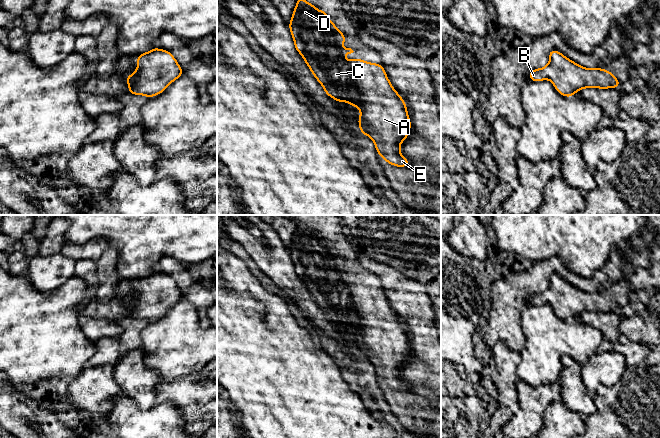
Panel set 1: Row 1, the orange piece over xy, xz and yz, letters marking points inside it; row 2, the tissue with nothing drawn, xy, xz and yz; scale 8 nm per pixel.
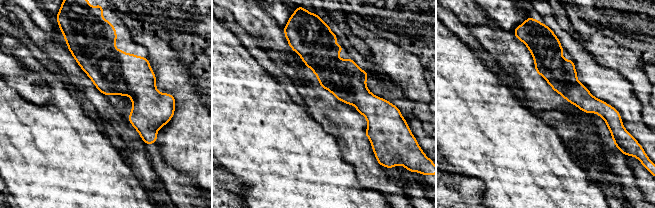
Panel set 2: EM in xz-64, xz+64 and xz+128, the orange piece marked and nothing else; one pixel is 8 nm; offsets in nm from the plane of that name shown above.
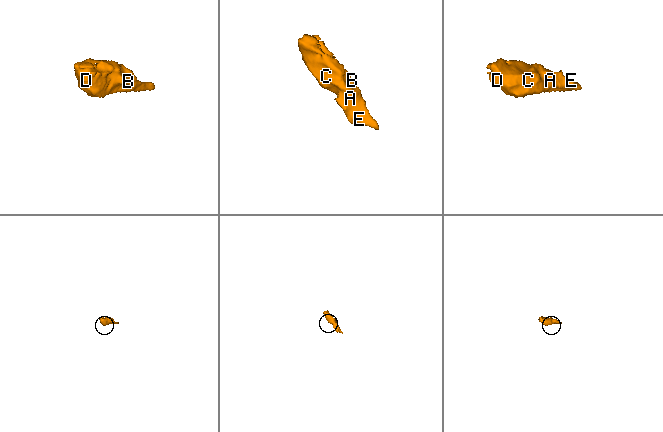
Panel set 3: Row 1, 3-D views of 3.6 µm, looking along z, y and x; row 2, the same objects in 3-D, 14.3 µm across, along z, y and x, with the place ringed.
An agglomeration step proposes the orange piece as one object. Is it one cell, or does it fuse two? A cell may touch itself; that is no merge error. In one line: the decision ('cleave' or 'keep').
keep

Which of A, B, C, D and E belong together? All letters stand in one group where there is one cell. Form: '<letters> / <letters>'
A B C D E

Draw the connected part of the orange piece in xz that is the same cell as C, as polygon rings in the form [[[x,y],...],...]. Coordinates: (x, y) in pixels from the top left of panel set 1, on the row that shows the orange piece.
[[[306,0],[296,1],[288,26],[295,49],[303,57],[313,76],[329,97],[337,102],[347,102],[360,110],[360,132],[373,140],[376,151],[384,162],[396,167],[408,167],[409,161],[401,155],[400,144],[407,139],[411,121],[405,101],[393,88],[383,66],[363,59],[345,60],[343,55],[354,51],[338,46],[346,43],[345,35],[329,20],[327,10],[319,11]]]

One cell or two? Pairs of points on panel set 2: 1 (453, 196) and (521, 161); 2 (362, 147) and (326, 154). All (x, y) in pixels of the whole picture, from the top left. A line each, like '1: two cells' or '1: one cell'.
1: two cells
2: two cells

